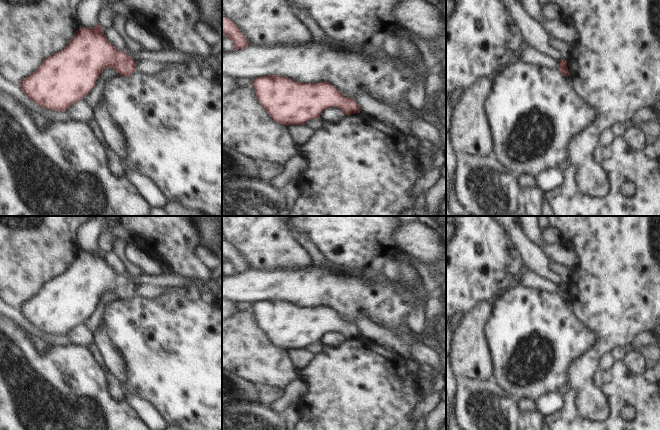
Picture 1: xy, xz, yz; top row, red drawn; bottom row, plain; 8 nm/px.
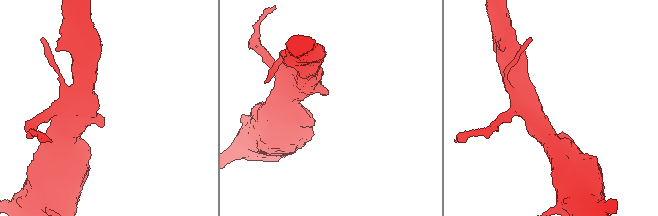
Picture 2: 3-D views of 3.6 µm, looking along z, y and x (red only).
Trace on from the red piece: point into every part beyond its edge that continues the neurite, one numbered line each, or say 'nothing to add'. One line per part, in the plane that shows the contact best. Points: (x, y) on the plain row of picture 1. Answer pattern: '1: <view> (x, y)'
nothing to add

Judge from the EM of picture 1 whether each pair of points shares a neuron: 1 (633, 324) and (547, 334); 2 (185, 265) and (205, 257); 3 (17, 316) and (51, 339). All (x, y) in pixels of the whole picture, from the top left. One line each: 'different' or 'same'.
1: different
2: different
3: same

